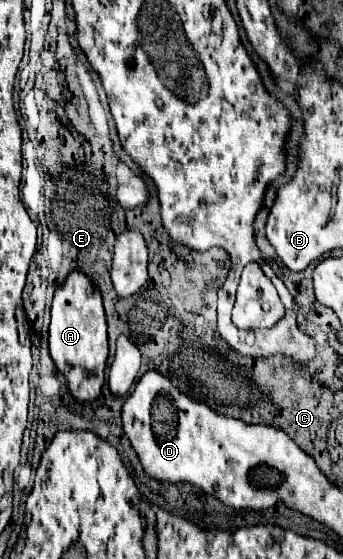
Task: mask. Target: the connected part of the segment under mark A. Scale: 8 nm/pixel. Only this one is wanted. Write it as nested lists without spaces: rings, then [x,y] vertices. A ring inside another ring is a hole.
[[[73,272],[63,286],[57,288],[51,306],[49,352],[55,368],[67,380],[69,394],[81,404],[93,404],[101,398],[105,384],[105,368],[109,356],[107,324],[99,290],[81,272]]]

